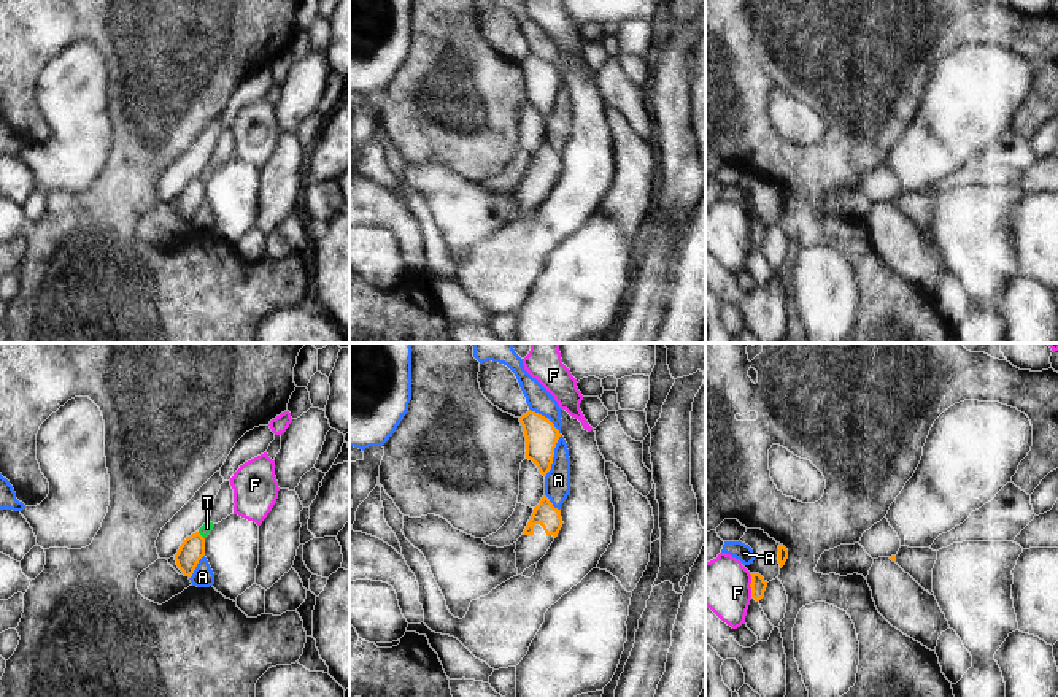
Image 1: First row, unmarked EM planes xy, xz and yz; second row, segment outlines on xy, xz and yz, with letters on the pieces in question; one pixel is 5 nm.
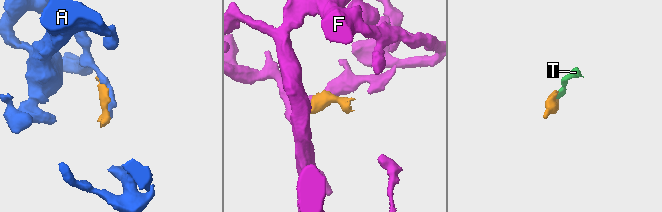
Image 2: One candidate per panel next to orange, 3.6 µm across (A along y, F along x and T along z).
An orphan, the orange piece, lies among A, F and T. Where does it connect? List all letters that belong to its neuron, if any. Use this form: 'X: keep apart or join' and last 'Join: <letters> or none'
A: keep apart
F: keep apart
T: keep apart
Join: none

